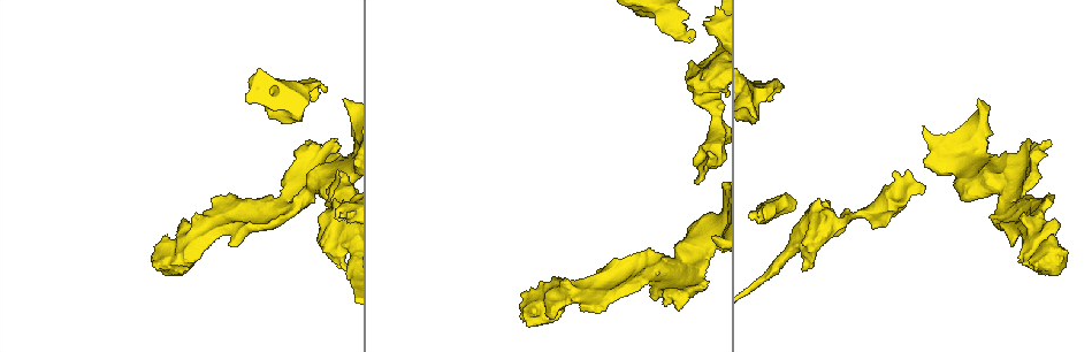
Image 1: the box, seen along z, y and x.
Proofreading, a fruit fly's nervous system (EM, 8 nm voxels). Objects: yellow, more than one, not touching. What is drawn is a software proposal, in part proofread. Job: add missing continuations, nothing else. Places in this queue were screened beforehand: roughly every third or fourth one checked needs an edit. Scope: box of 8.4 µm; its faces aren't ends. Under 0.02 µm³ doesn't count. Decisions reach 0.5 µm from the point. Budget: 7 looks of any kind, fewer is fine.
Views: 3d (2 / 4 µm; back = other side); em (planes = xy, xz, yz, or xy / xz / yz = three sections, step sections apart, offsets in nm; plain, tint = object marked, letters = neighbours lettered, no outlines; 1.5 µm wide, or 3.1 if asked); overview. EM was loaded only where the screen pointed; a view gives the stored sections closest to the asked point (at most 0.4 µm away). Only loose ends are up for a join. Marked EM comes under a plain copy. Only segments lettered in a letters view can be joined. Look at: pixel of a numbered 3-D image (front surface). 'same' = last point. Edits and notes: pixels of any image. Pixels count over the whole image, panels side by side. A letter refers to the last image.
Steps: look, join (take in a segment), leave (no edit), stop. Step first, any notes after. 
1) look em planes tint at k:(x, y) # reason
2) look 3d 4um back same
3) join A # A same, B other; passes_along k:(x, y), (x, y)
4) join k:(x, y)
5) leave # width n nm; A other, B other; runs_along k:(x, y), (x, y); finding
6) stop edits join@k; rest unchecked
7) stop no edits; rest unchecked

look em xy step 4 tint at 1:(184, 219) # stops while still wide

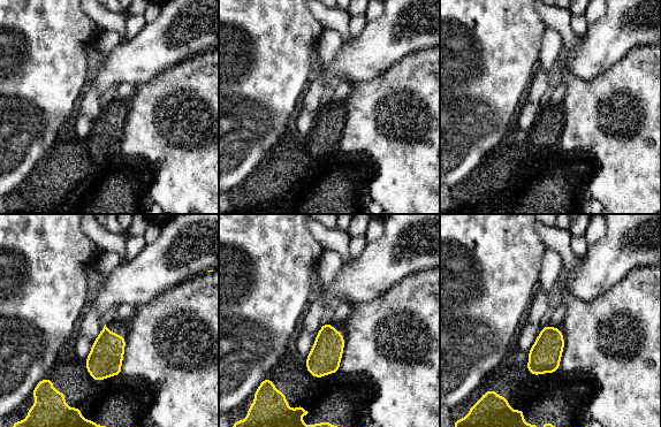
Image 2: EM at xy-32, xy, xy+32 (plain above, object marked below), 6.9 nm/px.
look em planes letters same # cut it another way

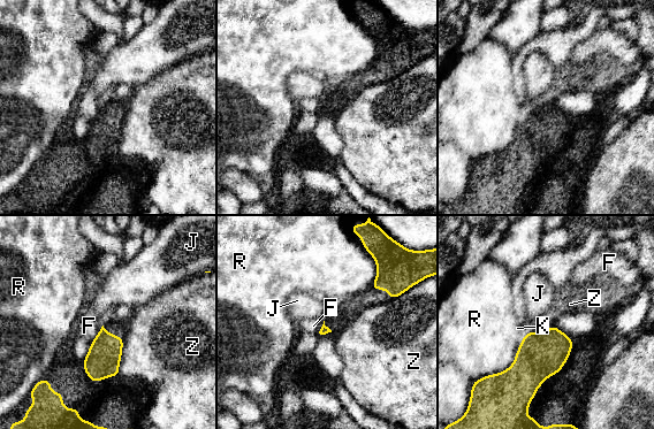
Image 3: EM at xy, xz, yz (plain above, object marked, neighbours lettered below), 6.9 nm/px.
leave # longest_contact R 380 nm; F other, J other, K other, R other, Z other; border 3:(103, 324), (97, 336), (90, 343); no lettered segment goes on from it

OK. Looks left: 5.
look 3d 2um at 1:(337, 138) # branch stops here

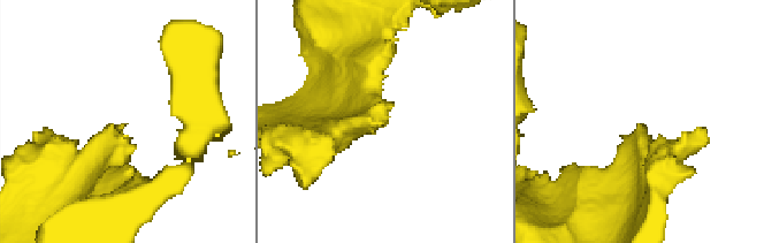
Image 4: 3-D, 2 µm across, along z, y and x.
look em planes letters at 4:(121, 126)

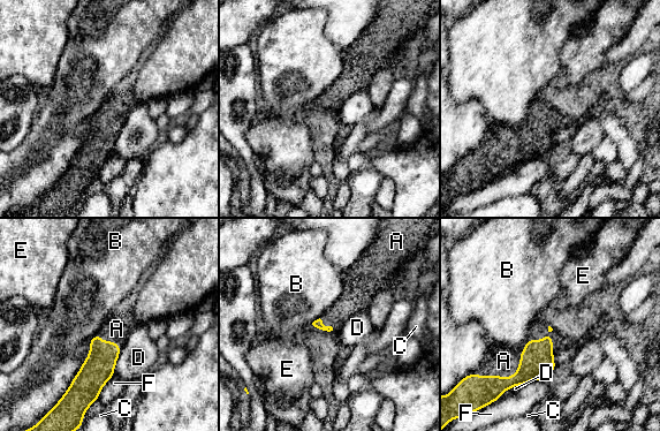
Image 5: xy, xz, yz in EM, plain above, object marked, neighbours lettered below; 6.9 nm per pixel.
join A # A same, B other, C other, D other, E other, F other; passes_along 5:(537, 362), (516, 372), (503, 361); the neuron continues

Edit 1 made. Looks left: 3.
look em planes letters at 1:(814, 256) # stops while still wide

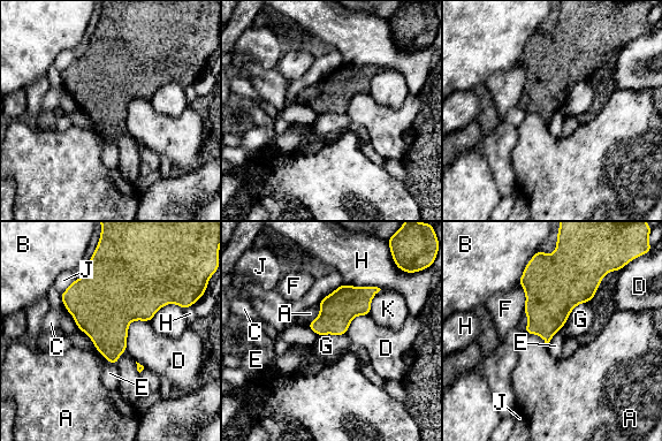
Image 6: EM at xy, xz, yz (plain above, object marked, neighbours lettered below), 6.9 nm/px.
leave # A other, B other, C other, D other, E other, F other, G other, H other, J other, K other; border 6:(588, 301), (579, 303), (558, 329); no lettered segment goes on from it

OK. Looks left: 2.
stop edits join@5; rest unchecked

